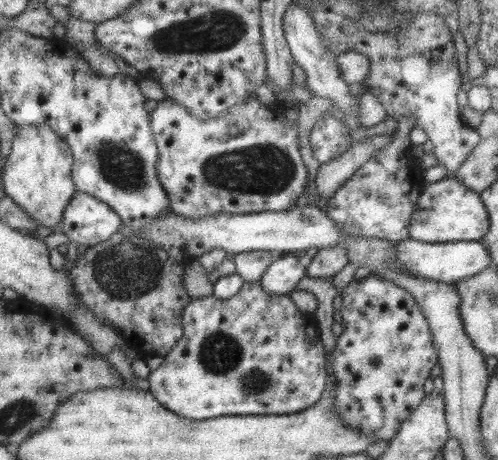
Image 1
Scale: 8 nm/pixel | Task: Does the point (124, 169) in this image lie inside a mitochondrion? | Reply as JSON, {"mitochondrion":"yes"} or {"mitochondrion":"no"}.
{"mitochondrion":"yes"}

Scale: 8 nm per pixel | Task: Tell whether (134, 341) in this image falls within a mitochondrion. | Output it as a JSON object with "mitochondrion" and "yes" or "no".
{"mitochondrion":"no"}

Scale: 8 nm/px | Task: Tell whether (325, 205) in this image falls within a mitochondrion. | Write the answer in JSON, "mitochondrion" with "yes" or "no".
{"mitochondrion":"no"}

